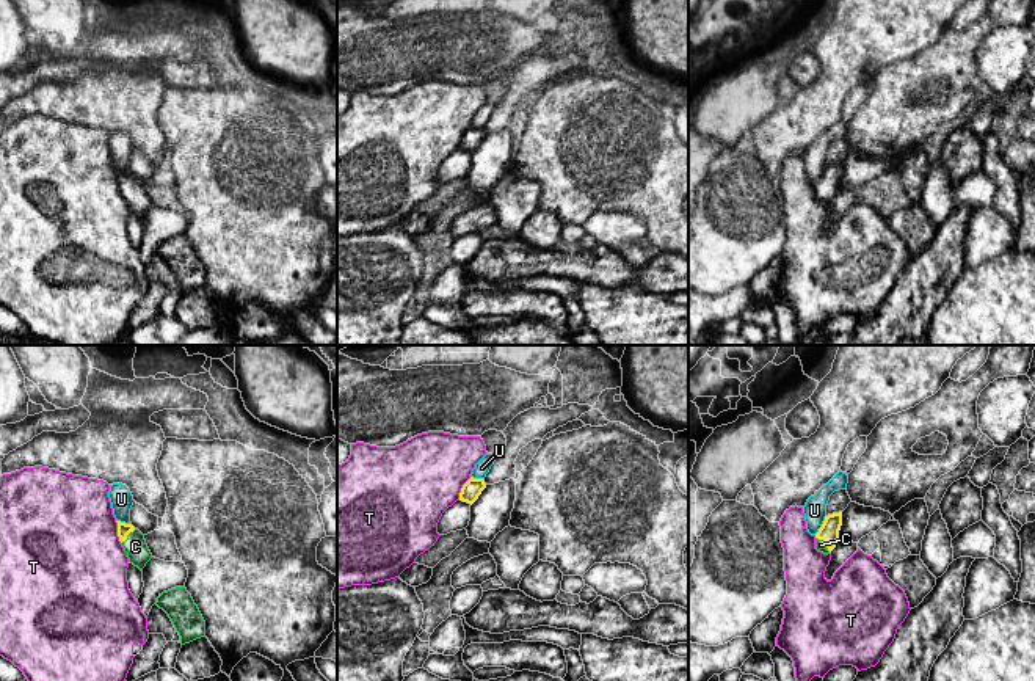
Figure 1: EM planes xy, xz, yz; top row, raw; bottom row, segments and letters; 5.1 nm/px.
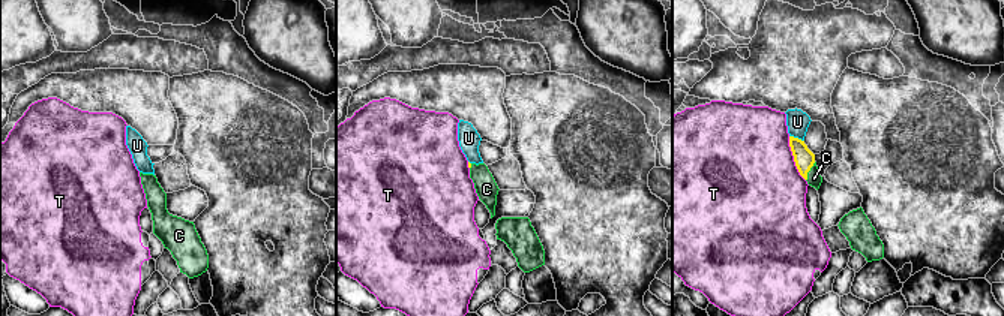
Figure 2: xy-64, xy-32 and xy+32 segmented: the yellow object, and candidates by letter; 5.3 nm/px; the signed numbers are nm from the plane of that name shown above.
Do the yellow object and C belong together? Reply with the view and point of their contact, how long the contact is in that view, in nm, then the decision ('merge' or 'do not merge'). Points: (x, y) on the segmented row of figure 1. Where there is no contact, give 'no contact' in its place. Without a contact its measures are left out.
contact xy (127, 534); length 110 nm; merge

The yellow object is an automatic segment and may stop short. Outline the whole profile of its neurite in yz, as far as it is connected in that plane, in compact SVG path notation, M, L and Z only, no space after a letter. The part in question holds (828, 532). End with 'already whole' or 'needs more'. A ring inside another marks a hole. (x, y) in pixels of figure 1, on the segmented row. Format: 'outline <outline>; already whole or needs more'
outline M842 512L825 516L825 521L815 534L815 549L828 554L831 552L839 540L839 530L842 526Z; needs more

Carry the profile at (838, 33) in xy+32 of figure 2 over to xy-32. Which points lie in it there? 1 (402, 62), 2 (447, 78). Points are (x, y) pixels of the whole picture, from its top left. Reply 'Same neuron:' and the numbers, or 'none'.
Same neuron: 2

